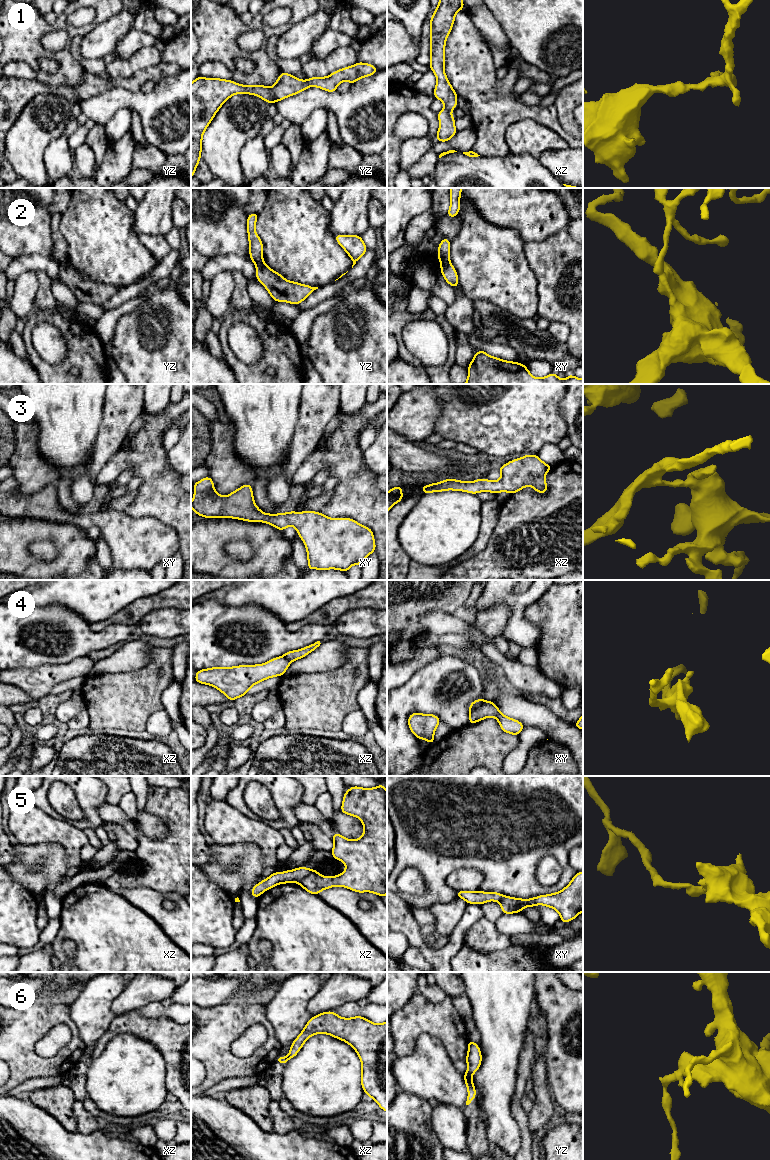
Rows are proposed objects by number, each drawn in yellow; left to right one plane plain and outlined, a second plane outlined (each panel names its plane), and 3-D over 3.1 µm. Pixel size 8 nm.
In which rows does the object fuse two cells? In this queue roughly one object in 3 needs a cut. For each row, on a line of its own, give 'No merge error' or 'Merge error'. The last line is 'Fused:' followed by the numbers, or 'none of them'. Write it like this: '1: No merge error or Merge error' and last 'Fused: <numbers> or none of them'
1: No merge error
2: Merge error
3: No merge error
4: Merge error
5: Merge error
6: Merge error
Fused: 2, 4, 5, 6

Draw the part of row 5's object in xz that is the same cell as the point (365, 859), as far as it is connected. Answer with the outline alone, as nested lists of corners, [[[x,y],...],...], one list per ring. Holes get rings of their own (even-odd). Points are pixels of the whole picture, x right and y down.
[[[384,784],[374,788],[361,788],[353,786],[349,788],[344,796],[341,812],[357,817],[361,820],[364,833],[357,840],[350,840],[333,833],[334,847],[330,851],[334,860],[342,860],[346,869],[342,874],[326,877],[315,869],[298,884],[307,892],[318,895],[319,892],[331,887],[341,886],[352,891],[363,893],[371,892],[379,896],[387,895],[387,791]]]

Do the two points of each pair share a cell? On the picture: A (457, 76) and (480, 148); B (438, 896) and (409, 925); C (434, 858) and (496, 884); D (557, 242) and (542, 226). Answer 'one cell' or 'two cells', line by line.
A: one cell
B: two cells
C: one cell
D: two cells

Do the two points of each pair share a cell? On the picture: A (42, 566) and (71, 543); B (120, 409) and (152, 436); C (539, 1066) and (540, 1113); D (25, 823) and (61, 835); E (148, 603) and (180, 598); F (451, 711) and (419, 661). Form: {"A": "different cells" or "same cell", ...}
{"A": "same cell", "B": "different cells", "C": "same cell", "D": "same cell", "E": "same cell", "F": "different cells"}

